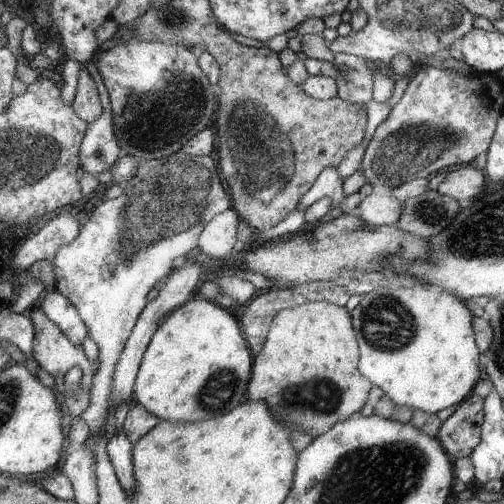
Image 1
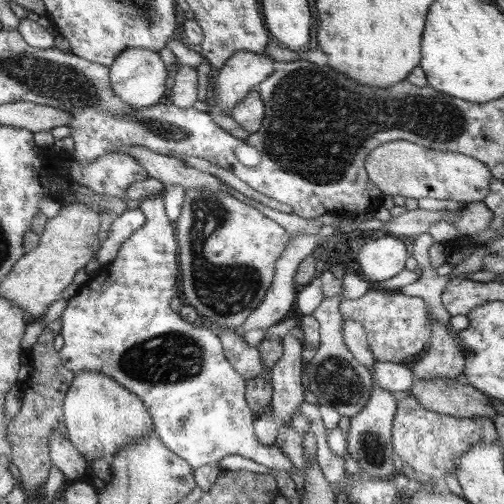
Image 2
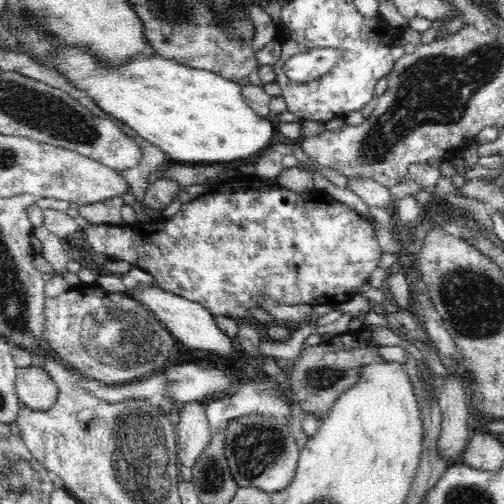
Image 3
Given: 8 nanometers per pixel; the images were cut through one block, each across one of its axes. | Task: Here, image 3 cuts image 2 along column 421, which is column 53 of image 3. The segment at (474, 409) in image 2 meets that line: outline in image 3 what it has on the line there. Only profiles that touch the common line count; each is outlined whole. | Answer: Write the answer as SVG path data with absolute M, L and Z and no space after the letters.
M34 366L18 370L16 392L22 404L40 412L50 410L60 394L54 380L42 368L34 368Z

